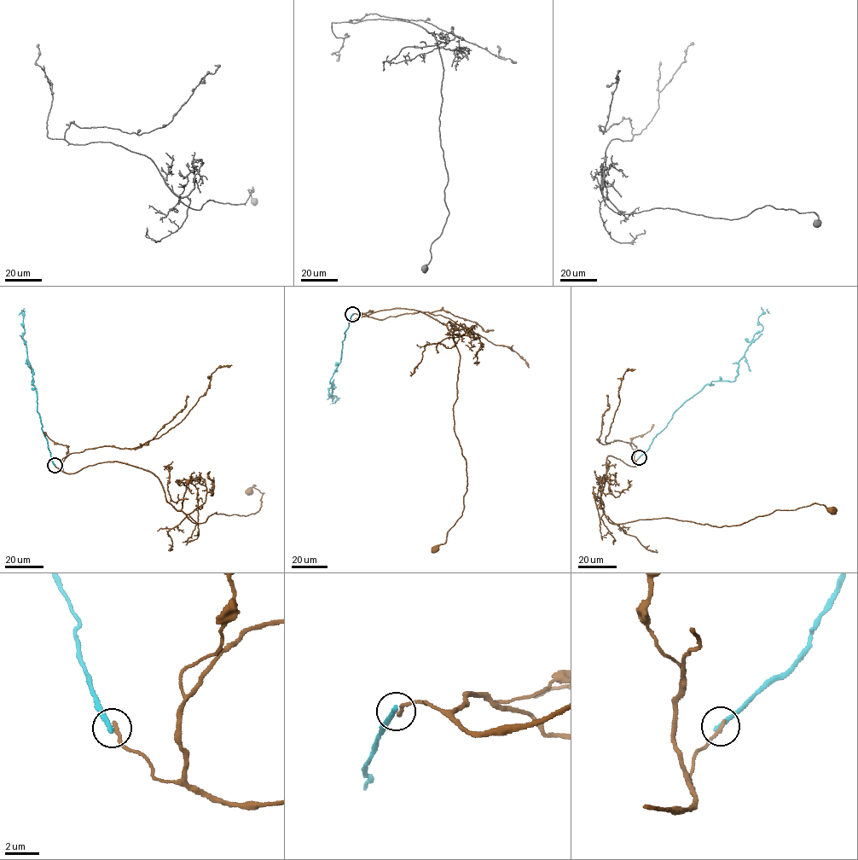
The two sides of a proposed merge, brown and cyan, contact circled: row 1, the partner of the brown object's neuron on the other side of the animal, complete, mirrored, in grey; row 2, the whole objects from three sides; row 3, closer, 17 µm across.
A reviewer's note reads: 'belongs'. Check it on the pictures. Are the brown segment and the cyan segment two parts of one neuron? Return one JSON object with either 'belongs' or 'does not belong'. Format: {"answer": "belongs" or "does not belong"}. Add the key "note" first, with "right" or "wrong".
{"note": "wrong", "answer": "does not belong"}

